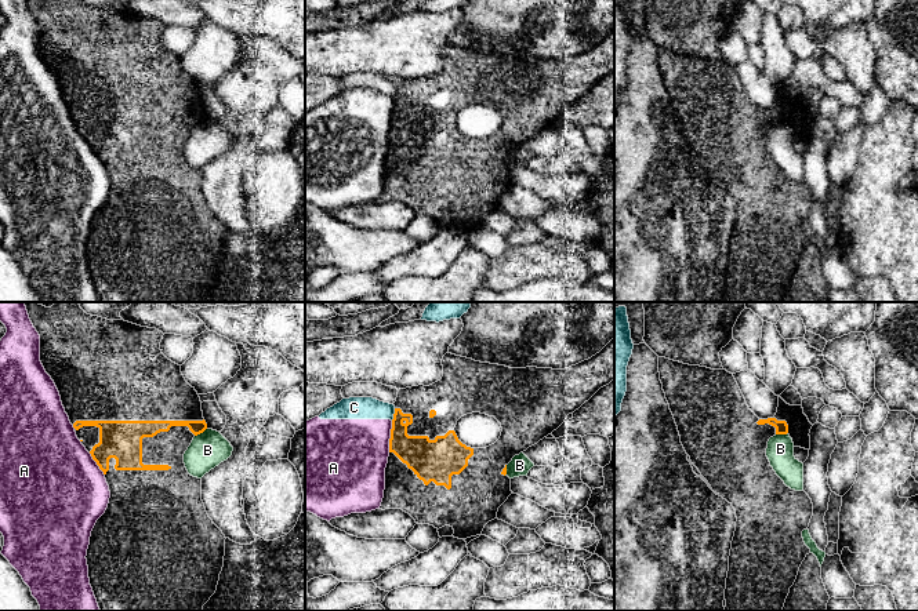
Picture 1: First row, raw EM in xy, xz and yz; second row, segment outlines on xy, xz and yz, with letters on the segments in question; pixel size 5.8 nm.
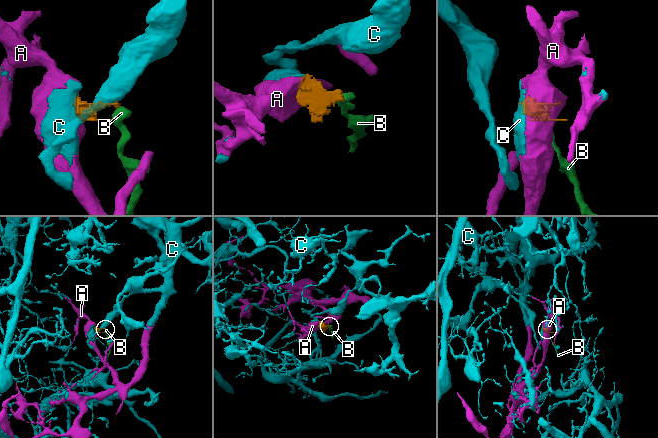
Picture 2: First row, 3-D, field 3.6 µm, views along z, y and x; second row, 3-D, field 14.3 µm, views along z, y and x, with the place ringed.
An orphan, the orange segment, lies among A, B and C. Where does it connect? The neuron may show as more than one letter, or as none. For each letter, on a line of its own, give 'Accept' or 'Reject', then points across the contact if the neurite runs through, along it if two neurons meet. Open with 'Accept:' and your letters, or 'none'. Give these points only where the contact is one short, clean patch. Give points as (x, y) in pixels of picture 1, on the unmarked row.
Accept: none
A: Reject
B: Reject
C: Reject

